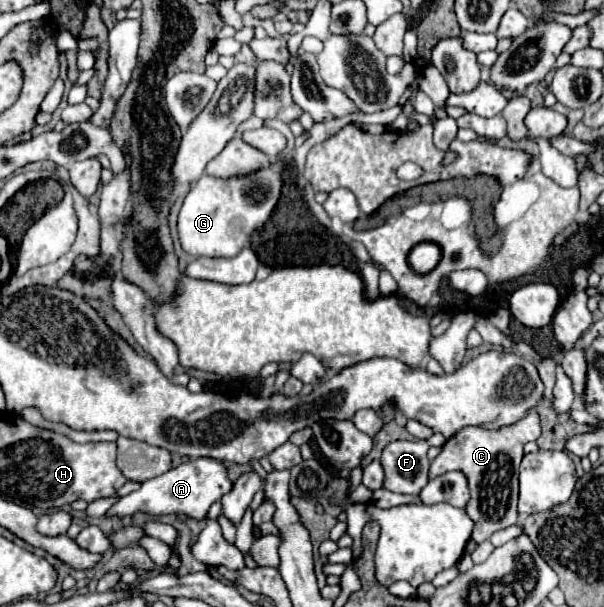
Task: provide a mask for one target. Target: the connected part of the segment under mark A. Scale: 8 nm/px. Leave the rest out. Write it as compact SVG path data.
M197 457L189 459L177 467L171 467L159 477L145 481L137 491L121 497L107 515L135 515L139 511L151 515L167 515L167 513L185 513L195 519L207 517L207 511L213 501L221 499L231 489L231 479L227 475L225 463L211 459L211 457Z

